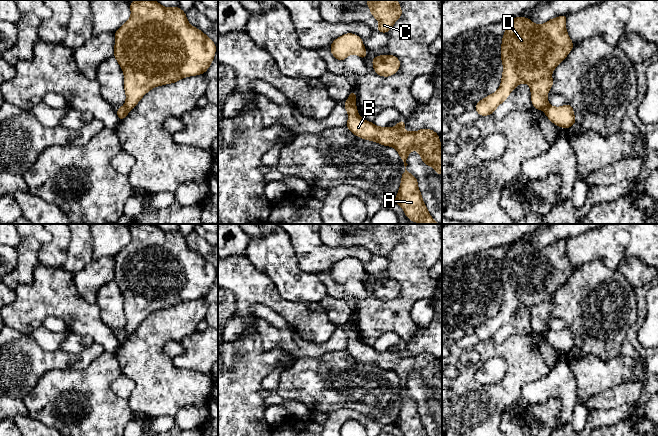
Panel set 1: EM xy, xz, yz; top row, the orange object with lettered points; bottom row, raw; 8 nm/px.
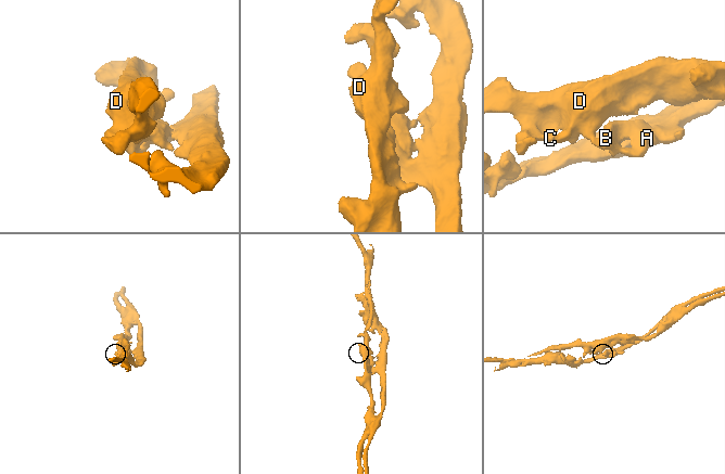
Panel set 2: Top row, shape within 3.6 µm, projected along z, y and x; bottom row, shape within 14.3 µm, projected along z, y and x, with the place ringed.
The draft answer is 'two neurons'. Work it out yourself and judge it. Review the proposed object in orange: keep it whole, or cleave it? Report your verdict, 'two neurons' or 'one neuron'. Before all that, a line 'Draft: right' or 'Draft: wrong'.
Draft: right
two neurons

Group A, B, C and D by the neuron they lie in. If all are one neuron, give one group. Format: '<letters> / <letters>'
A B / C D

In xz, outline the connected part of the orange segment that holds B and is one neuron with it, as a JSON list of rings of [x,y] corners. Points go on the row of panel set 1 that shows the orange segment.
[[[348,101],[344,104],[348,112],[348,129],[362,139],[375,141],[384,146],[391,146],[397,150],[404,162],[405,171],[402,173],[402,180],[397,196],[394,201],[404,210],[409,220],[419,224],[440,224],[430,216],[418,190],[418,181],[406,170],[407,157],[413,150],[419,152],[425,165],[430,165],[435,172],[442,175],[442,153],[439,135],[431,129],[420,129],[417,132],[404,131],[406,121],[400,120],[393,127],[378,127],[373,122],[362,119],[357,108]]]

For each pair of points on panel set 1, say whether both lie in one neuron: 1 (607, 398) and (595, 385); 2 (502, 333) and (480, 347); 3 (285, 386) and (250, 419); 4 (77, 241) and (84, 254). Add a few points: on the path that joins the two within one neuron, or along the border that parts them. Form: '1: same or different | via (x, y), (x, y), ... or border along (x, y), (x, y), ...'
1: different | border along (623, 383), (595, 394), (582, 403)
2: different | border along (516, 333), (502, 343), (497, 343), (492, 338)
3: different | border along (262, 389), (261, 395), (264, 398)
4: same | via (80, 244), (81, 251)

